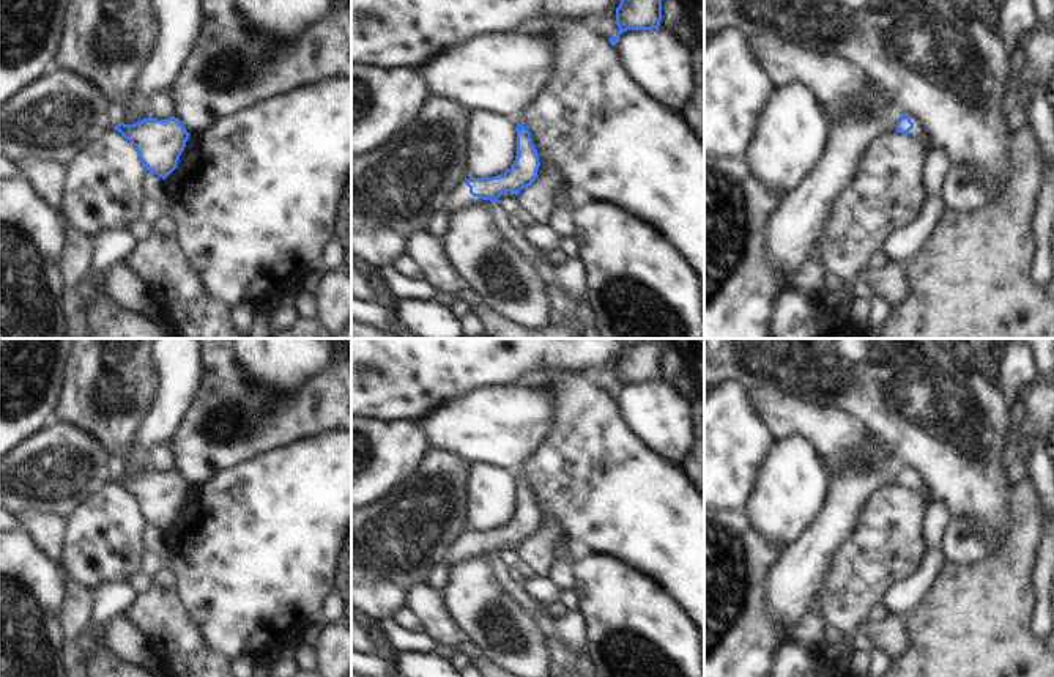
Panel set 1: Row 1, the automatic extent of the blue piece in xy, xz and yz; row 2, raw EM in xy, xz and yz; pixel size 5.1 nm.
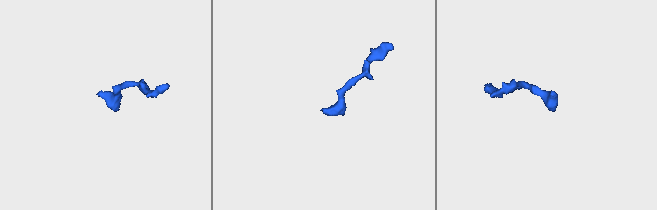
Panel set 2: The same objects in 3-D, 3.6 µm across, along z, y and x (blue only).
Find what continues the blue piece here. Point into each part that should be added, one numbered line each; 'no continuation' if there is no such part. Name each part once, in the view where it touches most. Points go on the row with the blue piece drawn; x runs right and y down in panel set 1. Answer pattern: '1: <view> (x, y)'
1: xz (460, 196)

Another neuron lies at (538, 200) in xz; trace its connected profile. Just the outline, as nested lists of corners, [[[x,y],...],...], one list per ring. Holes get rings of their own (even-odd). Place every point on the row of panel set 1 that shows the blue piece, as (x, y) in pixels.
[[[539,157],[537,178],[531,186],[517,192],[520,209],[528,213],[536,222],[548,224],[548,217],[555,209],[555,200],[567,195],[569,187],[561,173],[555,168],[548,157]]]

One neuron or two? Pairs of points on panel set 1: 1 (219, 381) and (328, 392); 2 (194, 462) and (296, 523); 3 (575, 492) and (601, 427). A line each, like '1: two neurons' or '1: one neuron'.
1: one neuron
2: two neurons
3: one neuron

